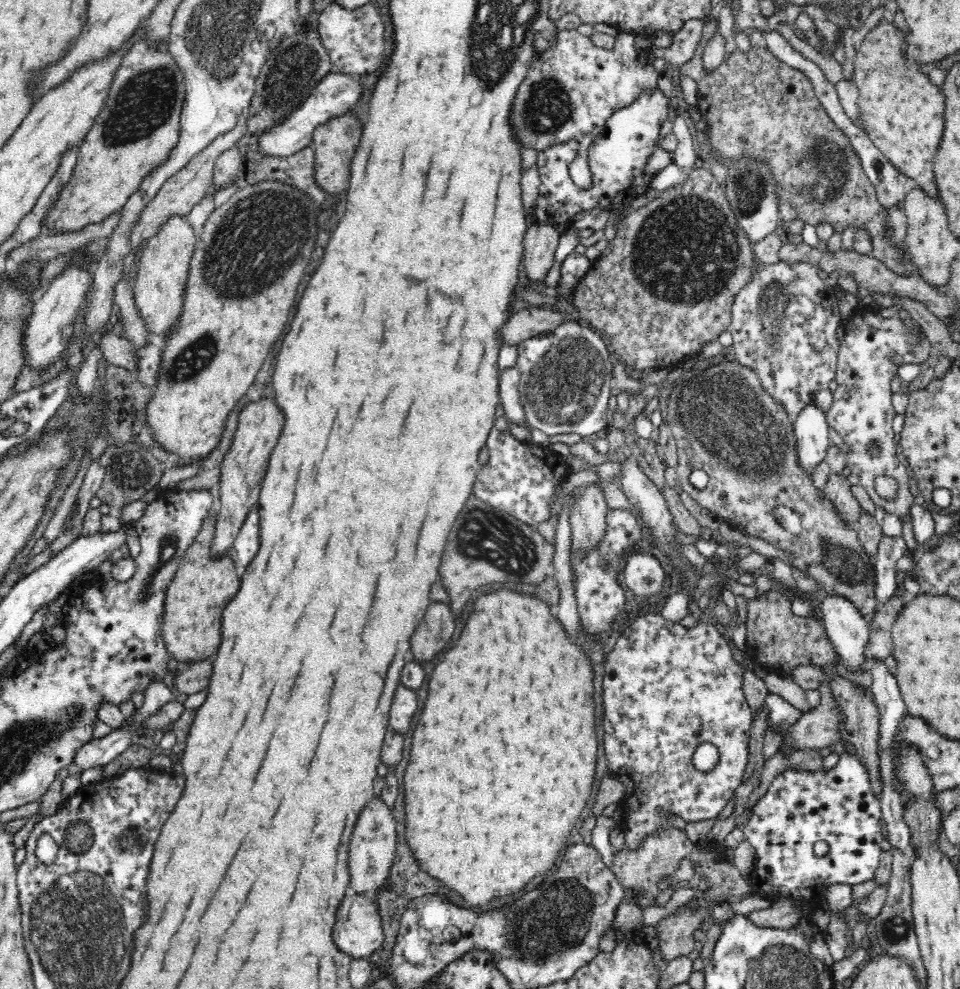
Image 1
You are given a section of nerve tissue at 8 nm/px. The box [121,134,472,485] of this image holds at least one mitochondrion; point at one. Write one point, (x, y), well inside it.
(240, 260)

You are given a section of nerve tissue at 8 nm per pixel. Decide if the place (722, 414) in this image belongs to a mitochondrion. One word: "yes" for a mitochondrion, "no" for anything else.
yes

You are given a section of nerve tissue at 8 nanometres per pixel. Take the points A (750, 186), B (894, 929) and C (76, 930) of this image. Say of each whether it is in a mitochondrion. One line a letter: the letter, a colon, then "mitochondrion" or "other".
A: mitochondrion
B: mitochondrion
C: mitochondrion

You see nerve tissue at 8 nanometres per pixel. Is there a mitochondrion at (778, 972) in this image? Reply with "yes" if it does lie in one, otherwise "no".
yes

